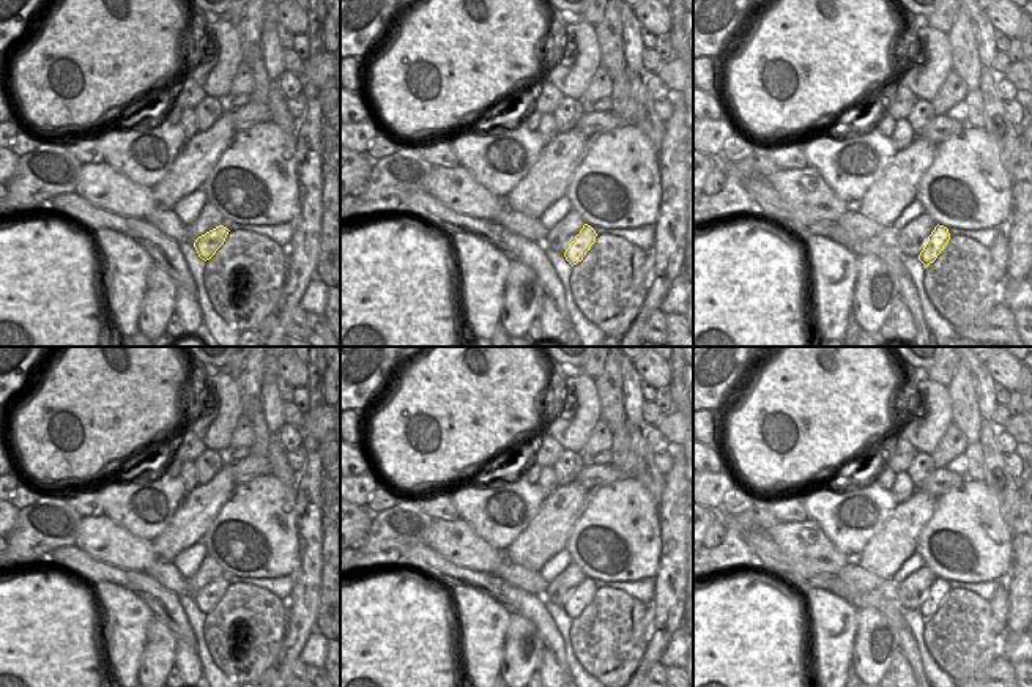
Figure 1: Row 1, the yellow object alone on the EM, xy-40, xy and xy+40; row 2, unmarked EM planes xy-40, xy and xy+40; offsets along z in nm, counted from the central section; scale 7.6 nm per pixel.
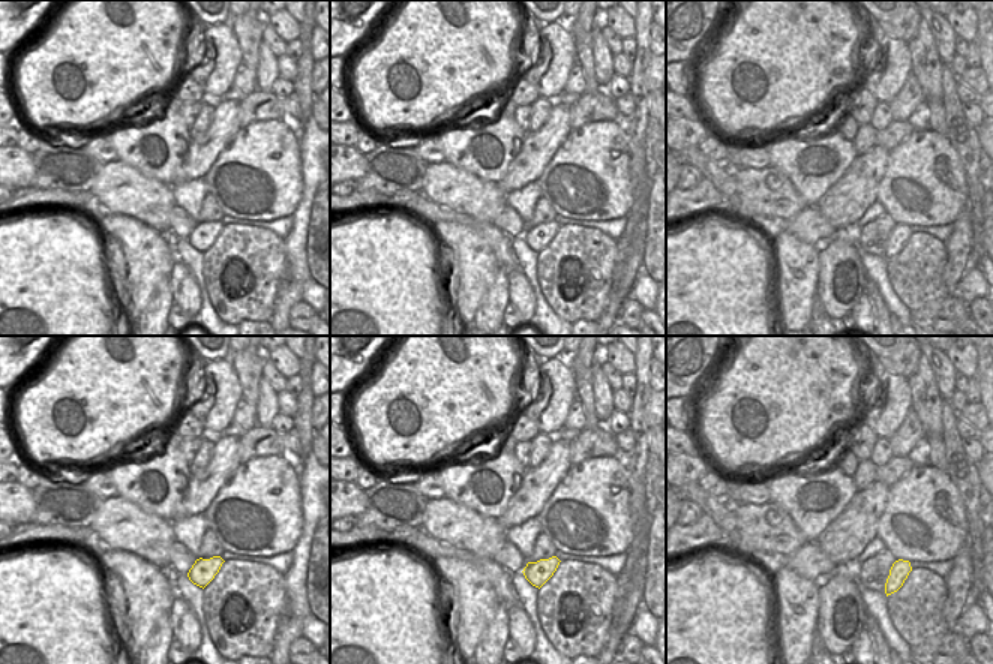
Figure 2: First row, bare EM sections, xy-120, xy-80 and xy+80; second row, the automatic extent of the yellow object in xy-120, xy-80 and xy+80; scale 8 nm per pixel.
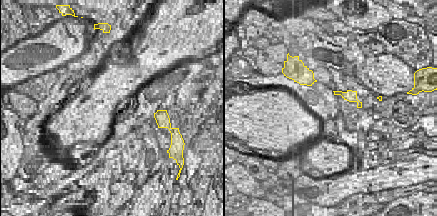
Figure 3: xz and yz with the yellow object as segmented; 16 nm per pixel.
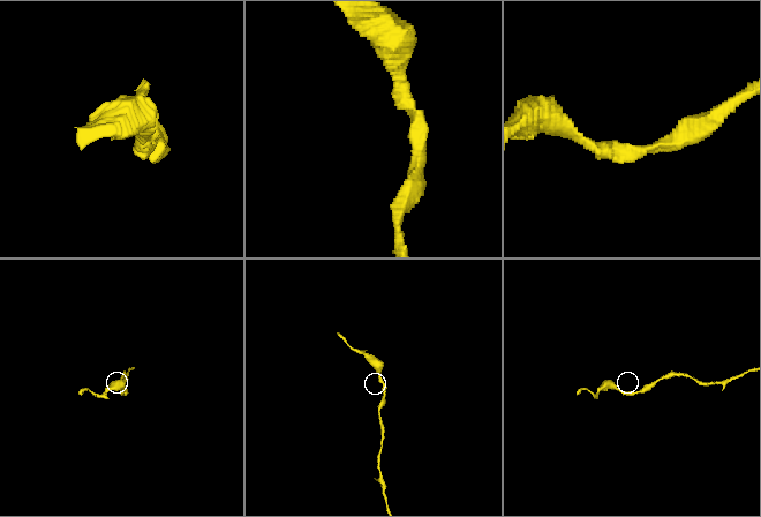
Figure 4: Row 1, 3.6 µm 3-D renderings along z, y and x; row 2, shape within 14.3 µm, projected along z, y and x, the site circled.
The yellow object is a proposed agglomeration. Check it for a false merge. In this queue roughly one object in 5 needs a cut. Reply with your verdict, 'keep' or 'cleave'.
keep

